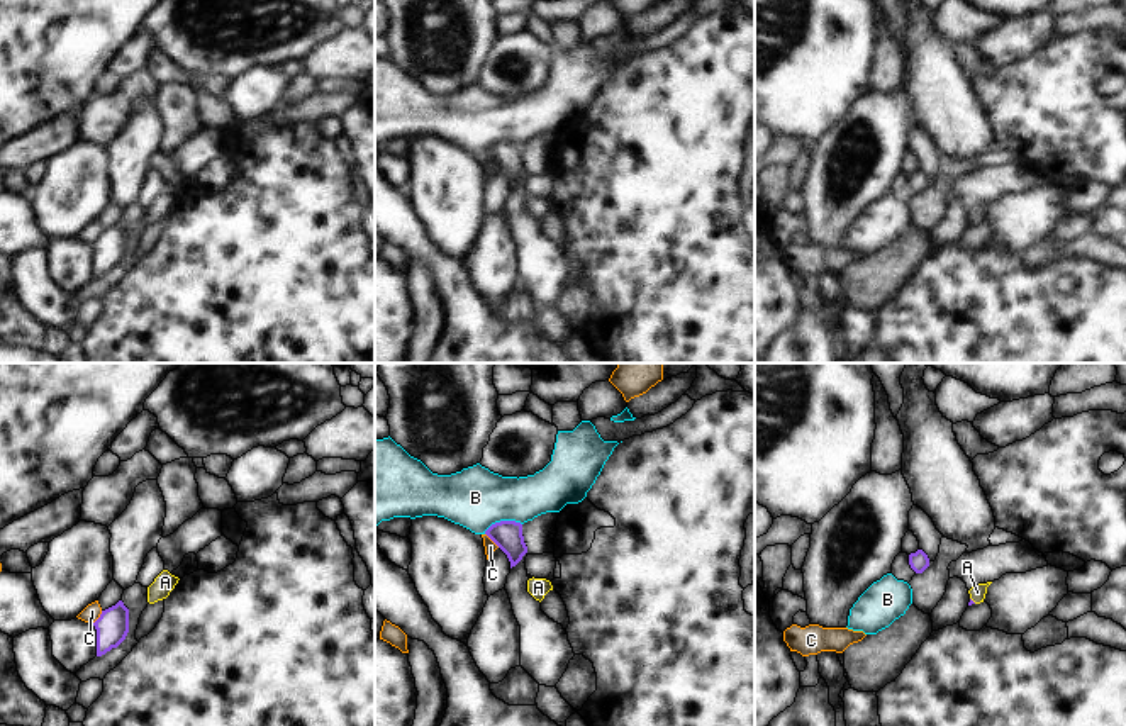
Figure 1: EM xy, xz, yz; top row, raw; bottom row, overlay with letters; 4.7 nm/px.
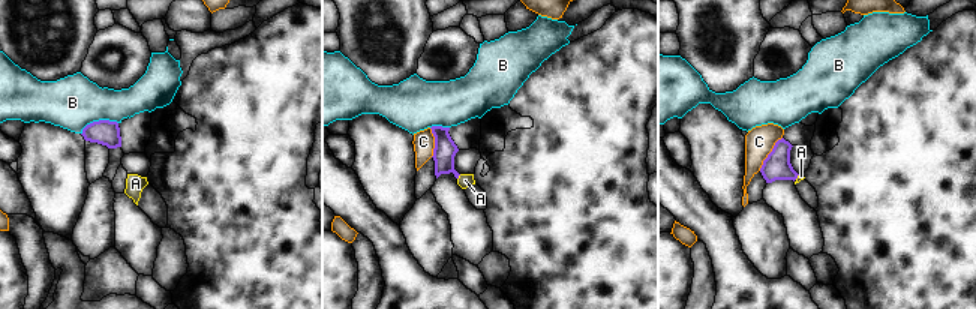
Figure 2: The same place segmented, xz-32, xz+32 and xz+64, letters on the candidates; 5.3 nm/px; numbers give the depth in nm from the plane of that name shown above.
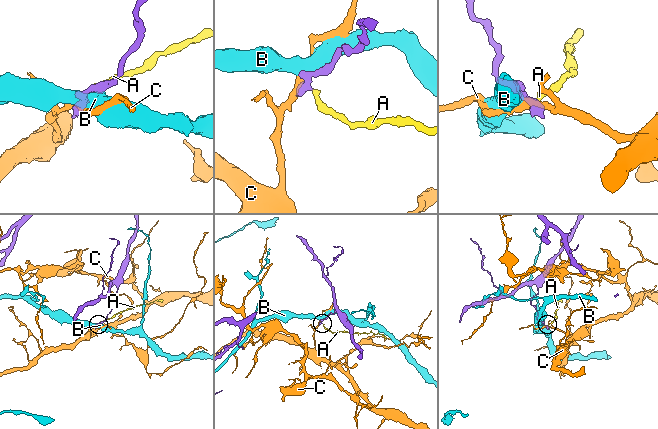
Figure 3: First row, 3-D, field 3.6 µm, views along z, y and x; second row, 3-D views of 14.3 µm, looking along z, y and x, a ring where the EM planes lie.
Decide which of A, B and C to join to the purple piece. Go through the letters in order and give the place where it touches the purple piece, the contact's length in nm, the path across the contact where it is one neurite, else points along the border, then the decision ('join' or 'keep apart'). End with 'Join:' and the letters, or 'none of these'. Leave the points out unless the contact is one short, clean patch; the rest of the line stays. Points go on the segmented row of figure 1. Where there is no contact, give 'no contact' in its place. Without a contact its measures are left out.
A: meets purple in yz at (972, 601); contact 40 nm long; runs through yz (970, 603), (972, 601), (977, 592); join
B: meets purple in xz at (502, 521); contact 190 nm long; keep apart
C: meets purple in xz at (492, 540); contact 100 nm long; border along xz (485, 533), (499, 547); keep apart
Join: A

